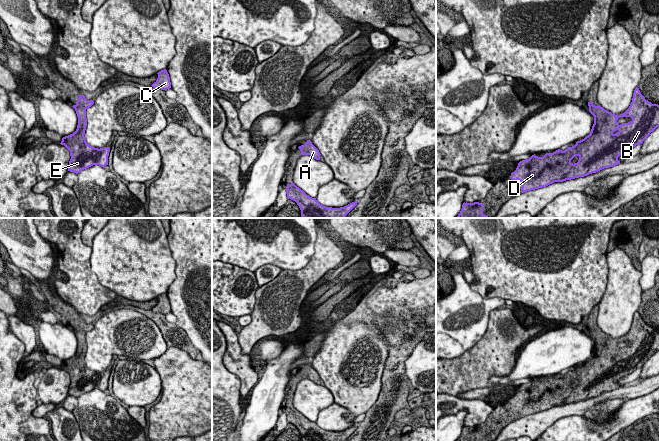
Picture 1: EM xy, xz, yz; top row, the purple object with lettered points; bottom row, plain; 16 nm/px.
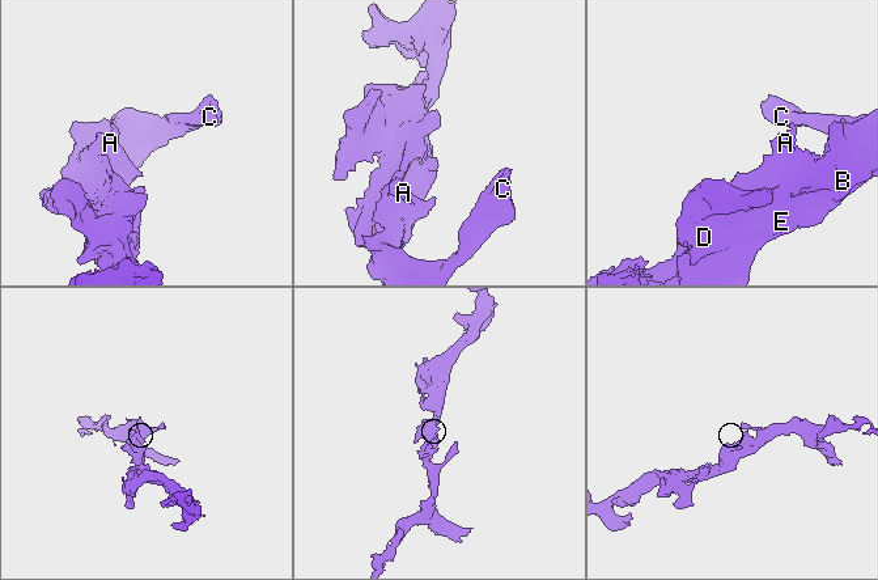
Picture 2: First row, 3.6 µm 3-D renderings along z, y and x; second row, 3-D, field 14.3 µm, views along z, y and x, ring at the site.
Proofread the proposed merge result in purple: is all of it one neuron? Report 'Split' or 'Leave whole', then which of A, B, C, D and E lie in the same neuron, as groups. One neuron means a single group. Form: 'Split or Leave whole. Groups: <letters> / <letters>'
Leave whole. Groups: A B C D E

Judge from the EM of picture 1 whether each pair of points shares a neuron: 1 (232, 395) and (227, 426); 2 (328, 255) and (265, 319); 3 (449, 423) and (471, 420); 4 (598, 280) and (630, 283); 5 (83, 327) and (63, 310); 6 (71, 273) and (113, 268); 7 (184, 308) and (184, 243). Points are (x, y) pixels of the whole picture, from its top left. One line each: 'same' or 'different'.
1: same
2: same
3: different
4: different
5: same
6: different
7: same

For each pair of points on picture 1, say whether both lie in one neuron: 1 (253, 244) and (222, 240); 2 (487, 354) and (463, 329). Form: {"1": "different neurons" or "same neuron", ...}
{"1": "same neuron", "2": "different neurons"}

